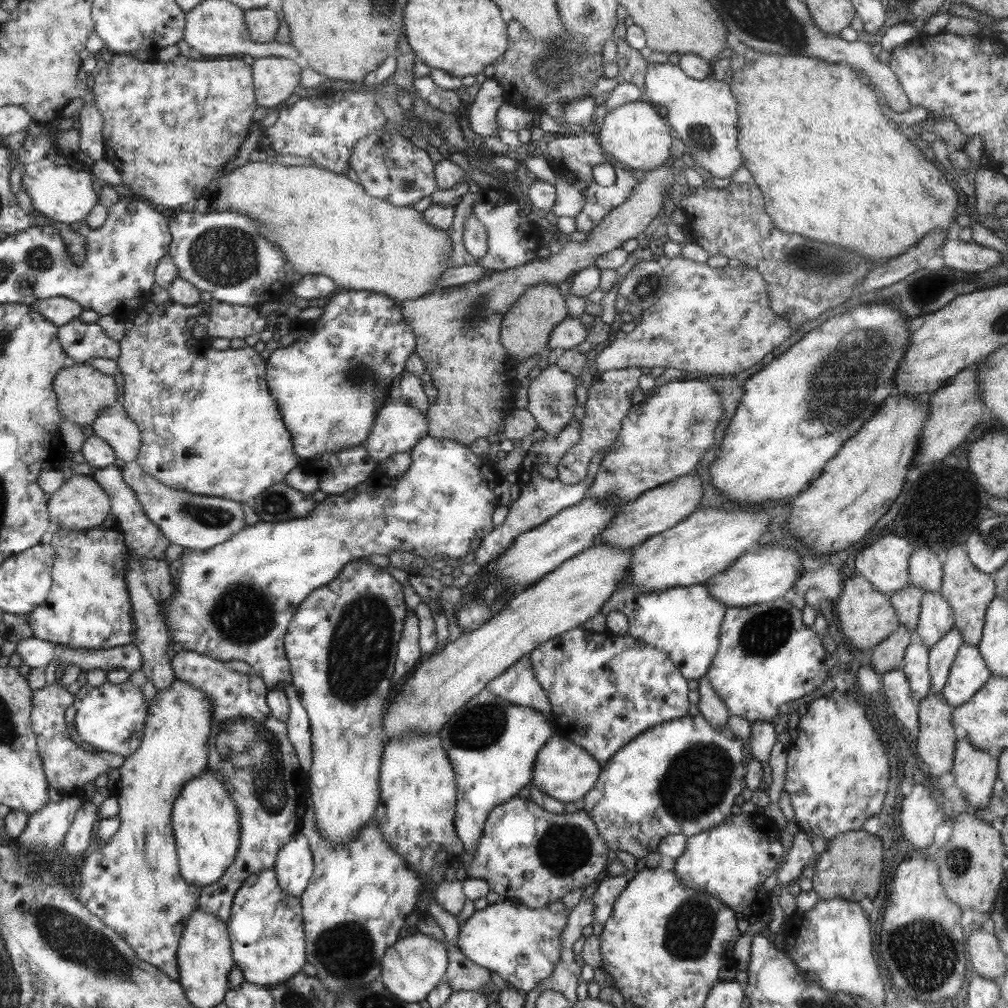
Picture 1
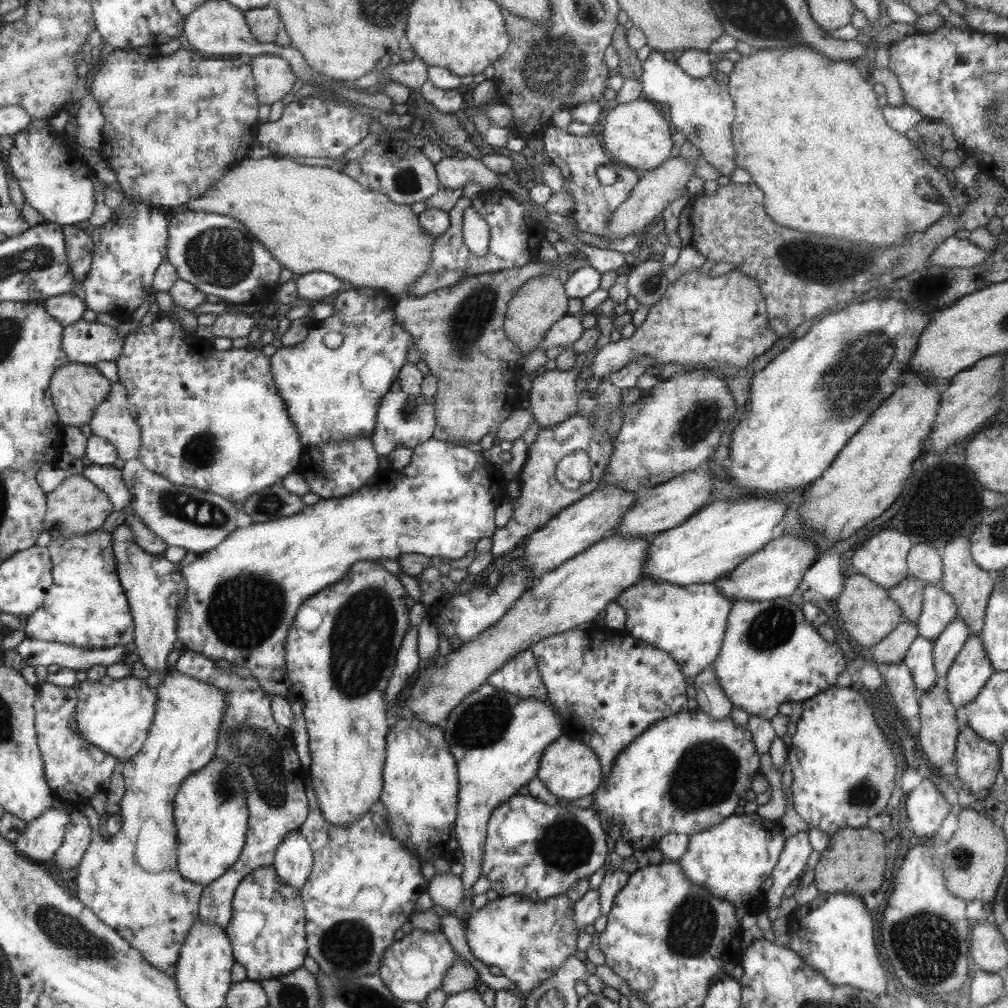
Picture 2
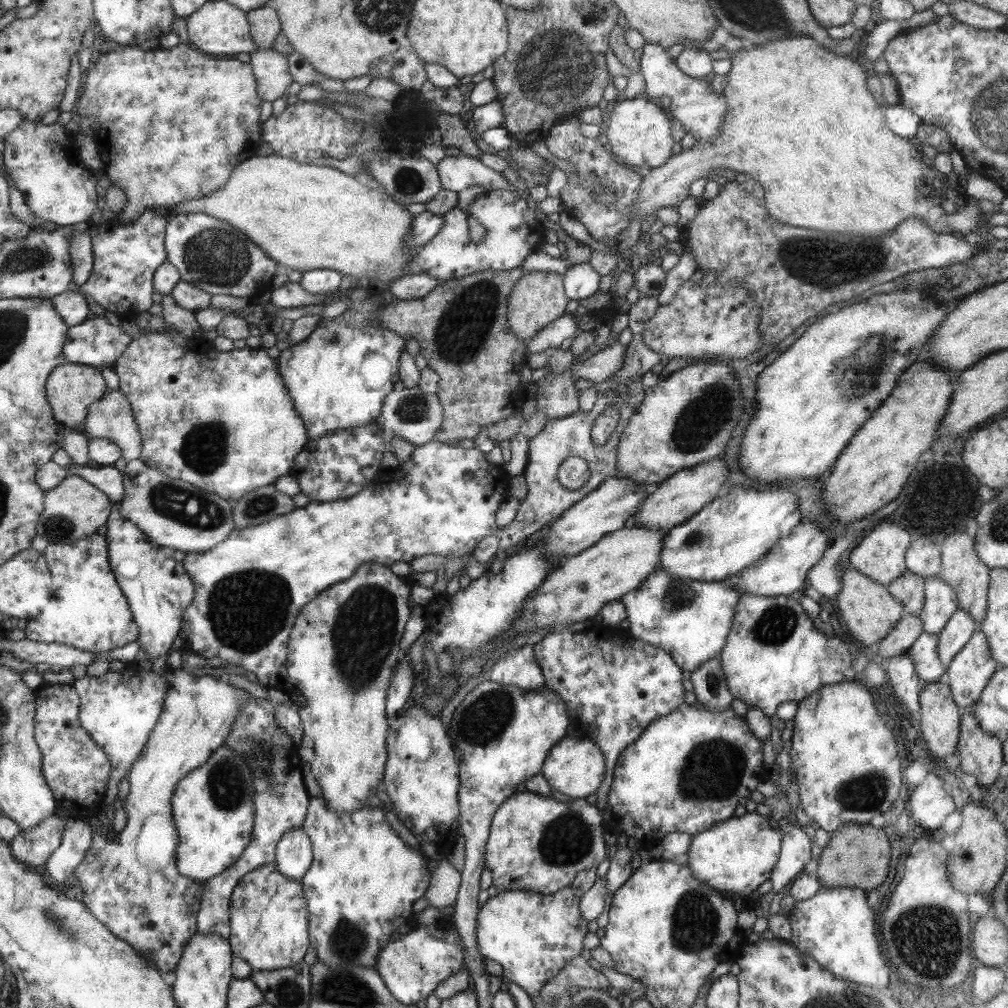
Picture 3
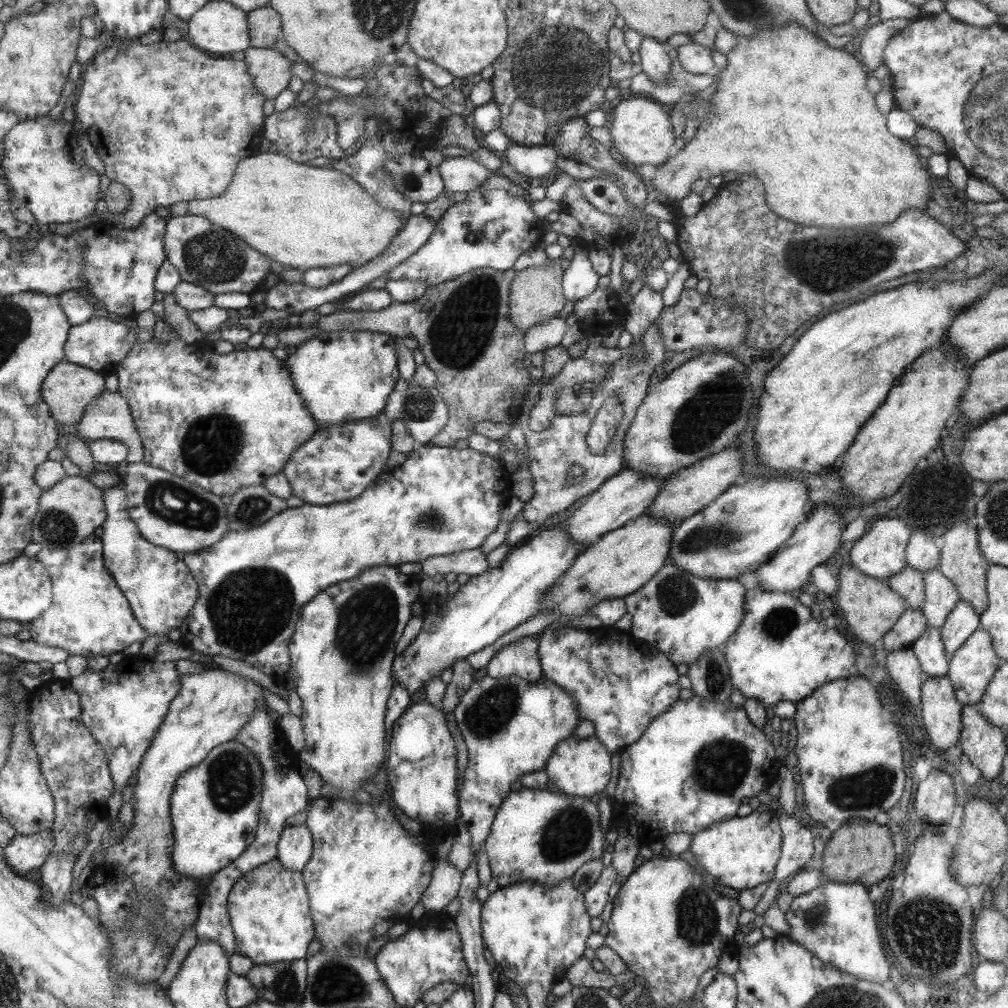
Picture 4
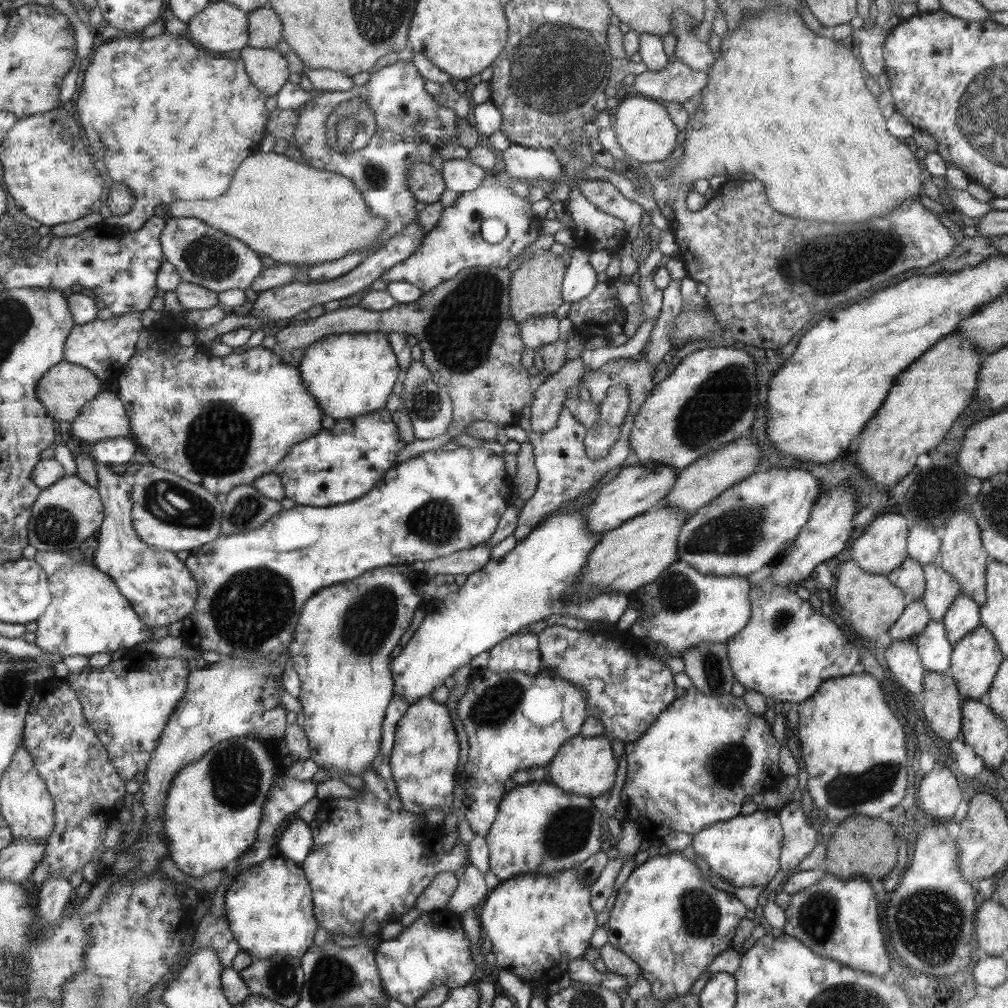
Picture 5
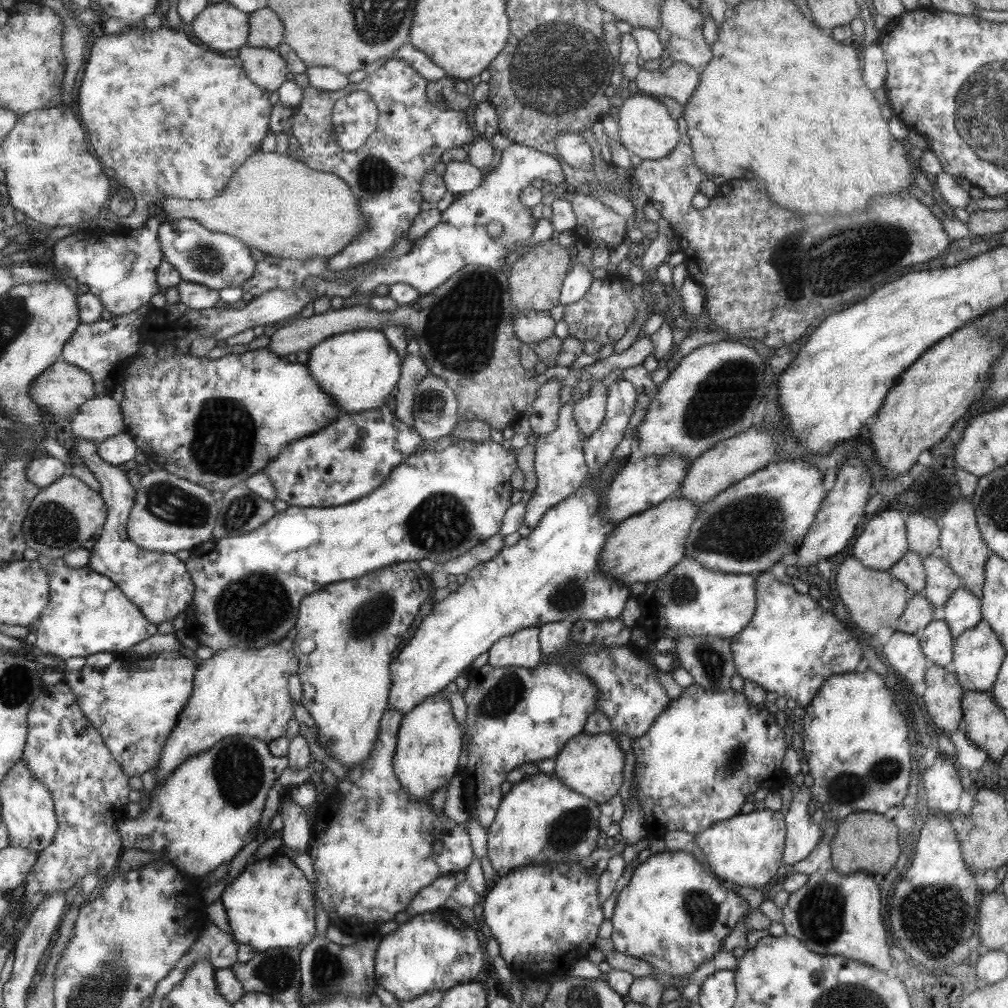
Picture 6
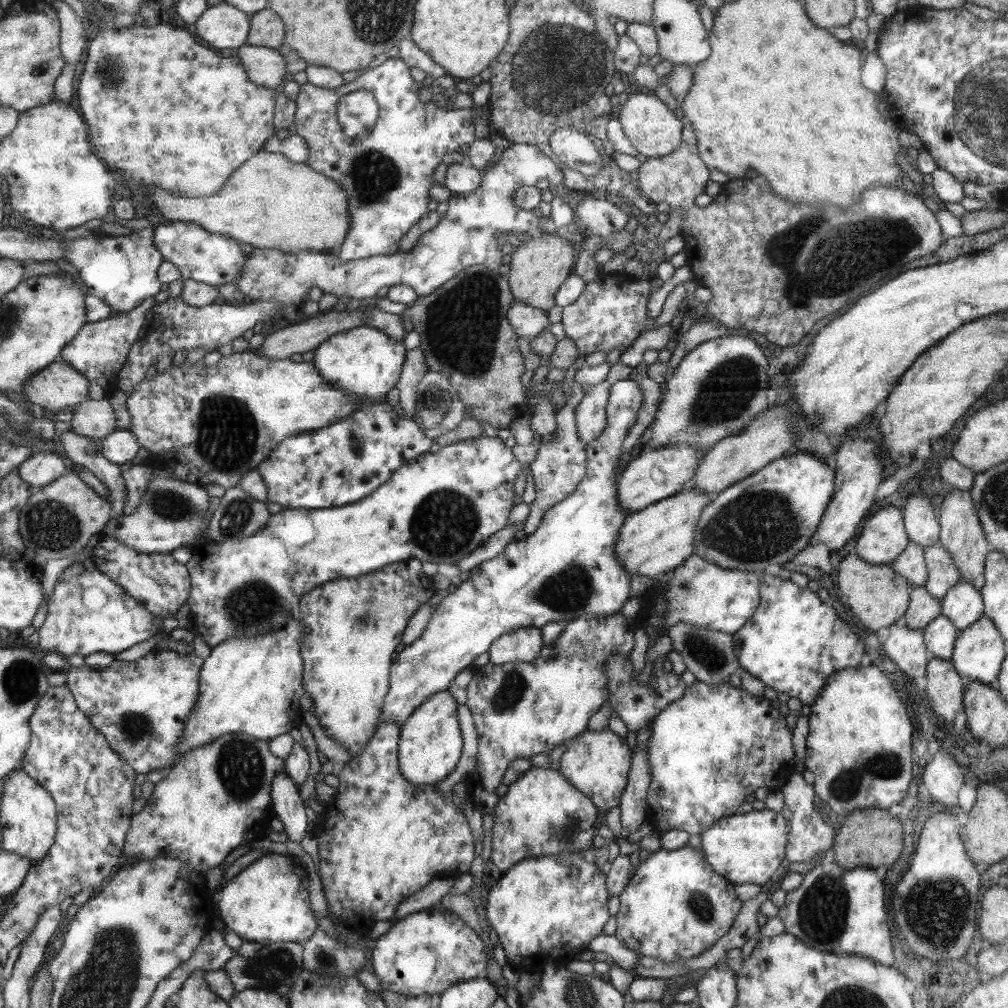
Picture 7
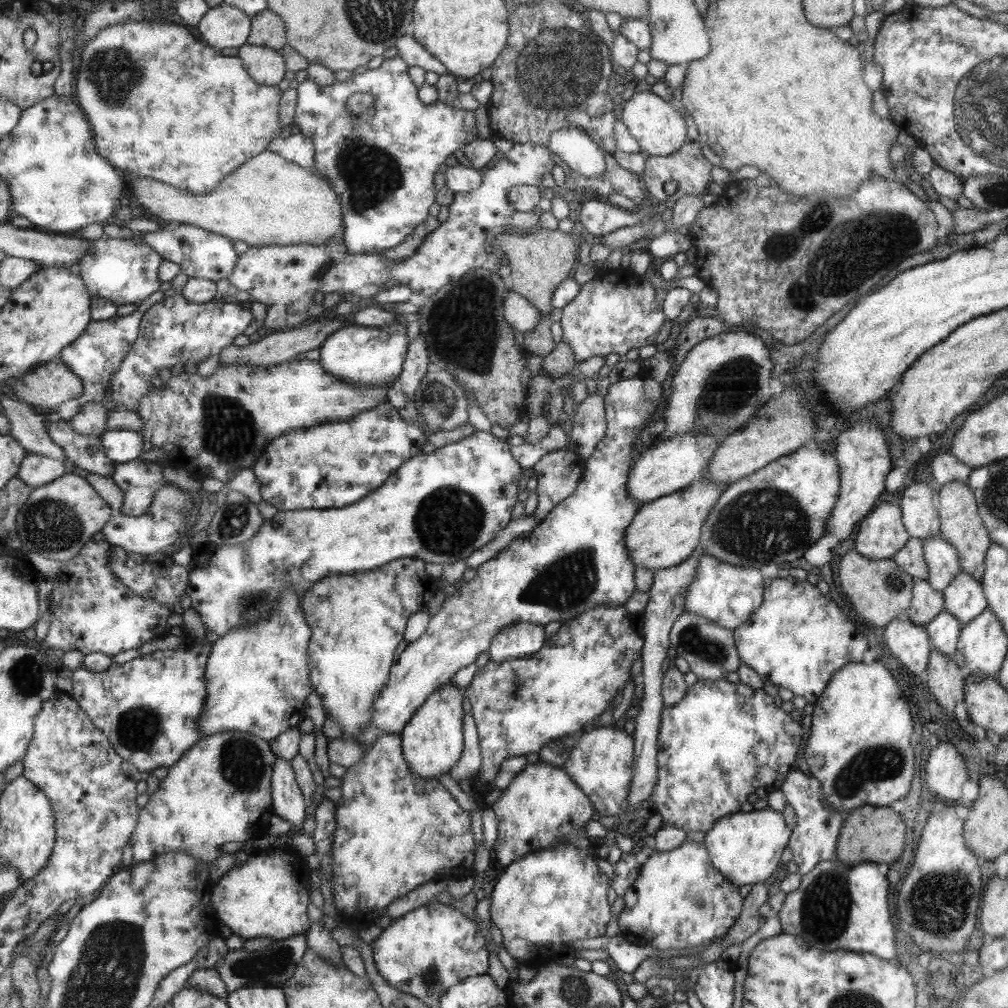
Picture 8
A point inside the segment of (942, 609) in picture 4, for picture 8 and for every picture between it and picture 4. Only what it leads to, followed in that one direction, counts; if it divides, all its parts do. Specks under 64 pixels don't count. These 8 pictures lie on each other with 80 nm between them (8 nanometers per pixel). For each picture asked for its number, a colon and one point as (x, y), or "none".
5: (940, 588)
6: (941, 581)
7: (943, 574)
8: (941, 558)

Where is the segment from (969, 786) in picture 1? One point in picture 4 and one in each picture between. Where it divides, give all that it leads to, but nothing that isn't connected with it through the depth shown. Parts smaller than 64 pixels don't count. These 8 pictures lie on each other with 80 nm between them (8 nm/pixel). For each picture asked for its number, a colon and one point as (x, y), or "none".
2: (977, 761)
3: (980, 753)
4: (982, 742)

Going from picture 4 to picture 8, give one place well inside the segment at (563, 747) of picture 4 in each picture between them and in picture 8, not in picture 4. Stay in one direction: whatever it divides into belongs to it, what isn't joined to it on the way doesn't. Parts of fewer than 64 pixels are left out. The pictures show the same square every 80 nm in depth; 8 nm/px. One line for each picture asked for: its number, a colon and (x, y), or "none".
5: (585, 766)
6: (592, 765)
7: (597, 763)
8: (601, 762)

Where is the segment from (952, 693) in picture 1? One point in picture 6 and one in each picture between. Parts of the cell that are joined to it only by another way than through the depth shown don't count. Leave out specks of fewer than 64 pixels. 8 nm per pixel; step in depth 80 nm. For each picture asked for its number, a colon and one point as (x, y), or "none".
2: (971, 669)
3: (969, 672)
4: (971, 668)
5: (975, 660)
6: (977, 653)

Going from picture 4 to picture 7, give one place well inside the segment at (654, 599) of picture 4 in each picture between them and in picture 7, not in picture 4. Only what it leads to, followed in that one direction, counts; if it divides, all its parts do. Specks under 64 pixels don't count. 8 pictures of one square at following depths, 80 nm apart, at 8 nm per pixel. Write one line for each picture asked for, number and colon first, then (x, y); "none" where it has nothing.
5: (682, 607)
6: (689, 600)
7: (699, 592)

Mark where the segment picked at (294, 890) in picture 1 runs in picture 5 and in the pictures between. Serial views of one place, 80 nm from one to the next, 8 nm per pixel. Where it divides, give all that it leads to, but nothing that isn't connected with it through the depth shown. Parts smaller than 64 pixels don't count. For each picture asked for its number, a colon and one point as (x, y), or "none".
2: (293, 860)
3: (294, 854)
4: (295, 845)
5: (295, 842)

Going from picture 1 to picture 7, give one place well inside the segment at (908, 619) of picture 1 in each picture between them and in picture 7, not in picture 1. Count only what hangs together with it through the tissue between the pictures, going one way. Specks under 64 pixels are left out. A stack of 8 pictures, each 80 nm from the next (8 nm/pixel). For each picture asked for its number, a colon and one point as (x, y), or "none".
2: (908, 594)
3: (908, 588)
4: (908, 582)
5: (908, 576)
6: (909, 569)
7: (910, 564)

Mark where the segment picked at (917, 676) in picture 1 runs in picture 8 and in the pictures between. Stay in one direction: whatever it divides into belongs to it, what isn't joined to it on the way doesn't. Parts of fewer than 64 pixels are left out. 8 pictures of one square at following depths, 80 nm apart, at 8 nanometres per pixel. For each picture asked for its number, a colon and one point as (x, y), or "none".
2: (918, 658)
3: (923, 652)
4: (928, 648)
5: (935, 650)
6: (936, 641)
7: (939, 635)
8: (943, 629)

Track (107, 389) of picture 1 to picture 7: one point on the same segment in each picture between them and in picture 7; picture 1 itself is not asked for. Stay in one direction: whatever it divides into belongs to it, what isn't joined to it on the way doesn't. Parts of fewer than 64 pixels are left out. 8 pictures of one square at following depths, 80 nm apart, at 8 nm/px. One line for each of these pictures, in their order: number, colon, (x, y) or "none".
2: (77, 389)
3: (72, 388)
4: (69, 388)
5: (67, 388)
6: (62, 389)
7: (58, 386)

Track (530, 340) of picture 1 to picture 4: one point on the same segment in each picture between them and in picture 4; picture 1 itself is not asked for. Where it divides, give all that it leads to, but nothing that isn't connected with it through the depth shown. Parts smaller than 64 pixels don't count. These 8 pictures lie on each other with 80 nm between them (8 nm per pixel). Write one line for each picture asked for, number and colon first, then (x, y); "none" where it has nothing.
2: (539, 303)
3: (537, 298)
4: (535, 295)

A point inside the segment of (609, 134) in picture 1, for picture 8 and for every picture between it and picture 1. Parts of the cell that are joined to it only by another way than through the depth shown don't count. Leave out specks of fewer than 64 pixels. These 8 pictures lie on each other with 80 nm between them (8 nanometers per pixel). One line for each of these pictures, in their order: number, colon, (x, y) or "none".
2: (635, 132)
3: (638, 132)
4: (640, 130)
5: (642, 128)
6: (645, 129)
7: (653, 130)
8: (651, 121)

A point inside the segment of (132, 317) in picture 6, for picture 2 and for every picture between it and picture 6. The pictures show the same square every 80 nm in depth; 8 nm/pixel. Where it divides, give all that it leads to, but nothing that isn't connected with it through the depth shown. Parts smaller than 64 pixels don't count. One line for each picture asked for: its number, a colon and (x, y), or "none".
2: (87, 342)
3: (97, 343)
4: (102, 344)
5: (105, 347)

